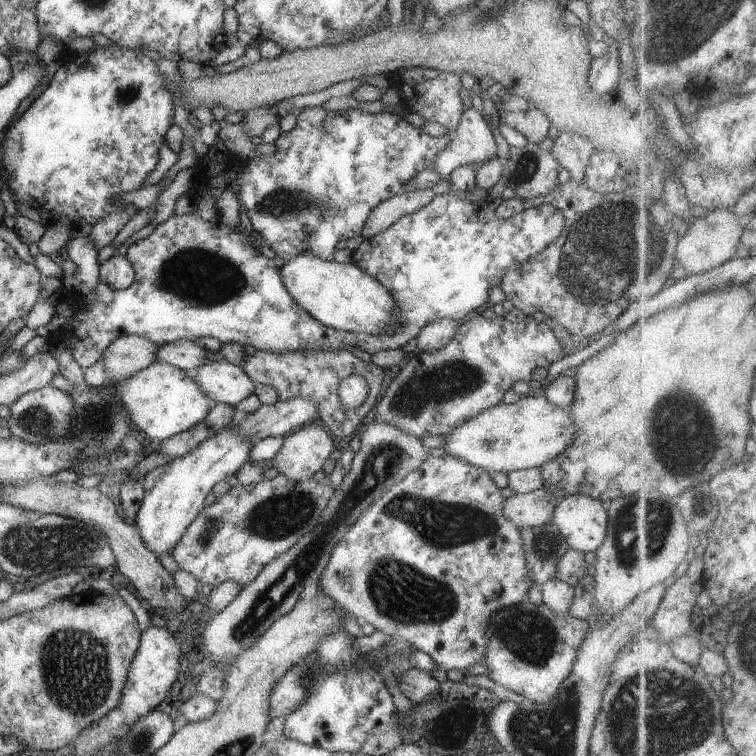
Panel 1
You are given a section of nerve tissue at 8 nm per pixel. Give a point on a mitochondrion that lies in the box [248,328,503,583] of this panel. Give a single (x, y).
(442, 524)

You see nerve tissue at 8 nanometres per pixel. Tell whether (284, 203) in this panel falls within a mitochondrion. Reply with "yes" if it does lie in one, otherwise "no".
yes

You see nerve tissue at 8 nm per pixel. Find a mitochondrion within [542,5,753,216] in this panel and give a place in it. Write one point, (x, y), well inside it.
(683, 53)

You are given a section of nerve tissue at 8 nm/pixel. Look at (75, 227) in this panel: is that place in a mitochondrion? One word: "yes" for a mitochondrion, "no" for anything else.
no

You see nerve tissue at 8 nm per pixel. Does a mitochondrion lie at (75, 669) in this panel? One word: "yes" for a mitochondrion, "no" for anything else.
yes

